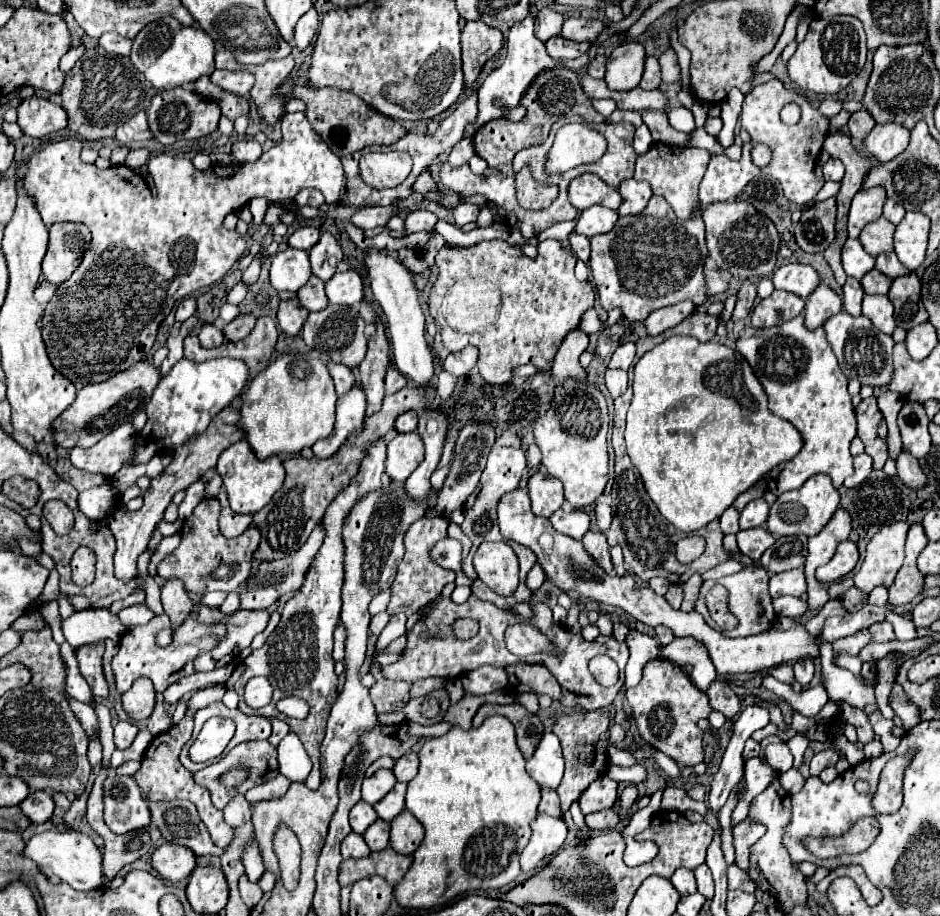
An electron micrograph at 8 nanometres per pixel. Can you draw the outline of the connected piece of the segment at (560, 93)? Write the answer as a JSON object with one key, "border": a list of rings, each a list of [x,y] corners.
{"border":[[[554,67],[554,71],[542,71],[538,79],[526,89],[526,95],[520,99],[520,105],[526,109],[524,119],[520,121],[510,121],[510,119],[496,119],[490,121],[486,127],[478,129],[474,135],[474,149],[476,155],[482,157],[490,167],[502,171],[504,175],[512,175],[512,157],[526,147],[540,145],[546,135],[550,133],[550,127],[554,121],[562,117],[572,117],[580,115],[586,123],[602,123],[604,117],[594,111],[590,99],[582,91],[582,83],[578,73],[566,69],[566,67]]]}

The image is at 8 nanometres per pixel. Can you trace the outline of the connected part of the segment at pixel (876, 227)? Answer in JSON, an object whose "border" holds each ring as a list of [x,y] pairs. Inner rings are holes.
{"border":[[[880,217],[862,229],[858,239],[862,241],[864,249],[876,257],[878,253],[892,249],[892,235],[894,235],[894,225],[886,217]]]}

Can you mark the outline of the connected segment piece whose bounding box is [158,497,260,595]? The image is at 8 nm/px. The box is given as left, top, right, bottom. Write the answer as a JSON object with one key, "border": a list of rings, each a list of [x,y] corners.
{"border":[[[204,499],[198,503],[194,513],[184,521],[180,529],[182,541],[172,555],[168,555],[160,567],[158,575],[170,579],[178,577],[184,581],[186,591],[202,595],[210,591],[236,591],[250,577],[252,553],[258,549],[260,531],[256,527],[248,527],[240,537],[226,539],[218,529],[218,501]]]}

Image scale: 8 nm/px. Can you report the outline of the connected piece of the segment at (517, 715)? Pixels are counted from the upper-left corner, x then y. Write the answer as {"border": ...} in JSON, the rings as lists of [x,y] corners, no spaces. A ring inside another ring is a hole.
{"border":[[[486,703],[478,709],[476,717],[474,717],[474,727],[478,727],[486,717],[492,715],[504,715],[506,719],[510,719],[516,727],[516,737],[518,737],[518,747],[522,751],[522,755],[526,759],[530,759],[530,755],[534,755],[542,735],[544,735],[544,725],[538,719],[538,715],[528,713],[522,705],[512,703],[512,705],[494,705],[494,703]]]}

